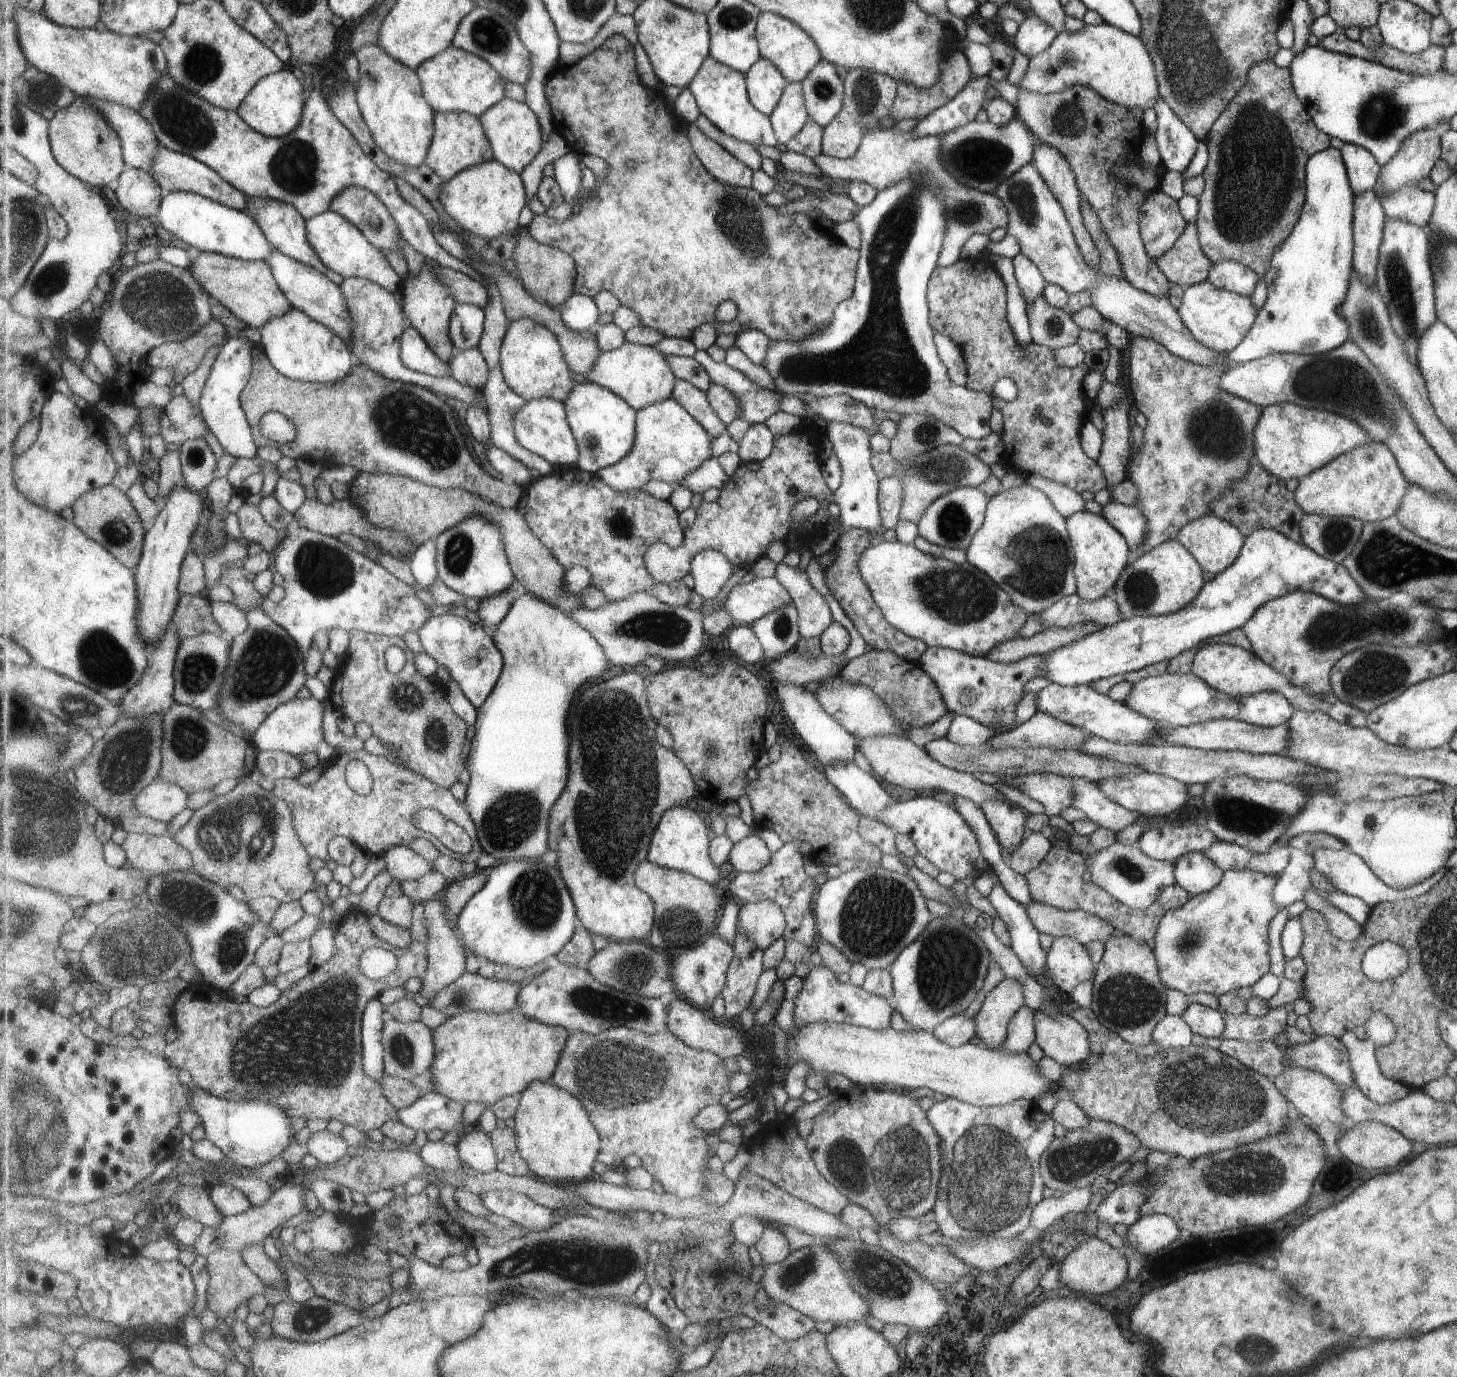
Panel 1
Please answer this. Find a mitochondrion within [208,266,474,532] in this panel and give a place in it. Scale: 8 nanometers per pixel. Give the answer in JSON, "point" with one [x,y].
{"point":[406,421]}

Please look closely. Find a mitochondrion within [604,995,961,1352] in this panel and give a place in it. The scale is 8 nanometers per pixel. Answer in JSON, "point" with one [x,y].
{"point":[899,1170]}

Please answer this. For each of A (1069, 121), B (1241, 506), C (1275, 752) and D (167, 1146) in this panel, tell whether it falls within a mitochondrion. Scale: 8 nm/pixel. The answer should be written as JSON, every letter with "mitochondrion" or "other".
{"A":"mitochondrion","B":"mitochondrion","C":"other","D":"other"}

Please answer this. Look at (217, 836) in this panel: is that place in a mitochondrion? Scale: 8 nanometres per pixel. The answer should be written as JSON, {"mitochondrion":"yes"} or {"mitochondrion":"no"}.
{"mitochondrion":"yes"}

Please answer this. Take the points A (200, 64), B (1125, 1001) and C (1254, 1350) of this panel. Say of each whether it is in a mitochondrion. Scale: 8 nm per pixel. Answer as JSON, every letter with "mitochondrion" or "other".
{"A":"mitochondrion","B":"mitochondrion","C":"mitochondrion"}

